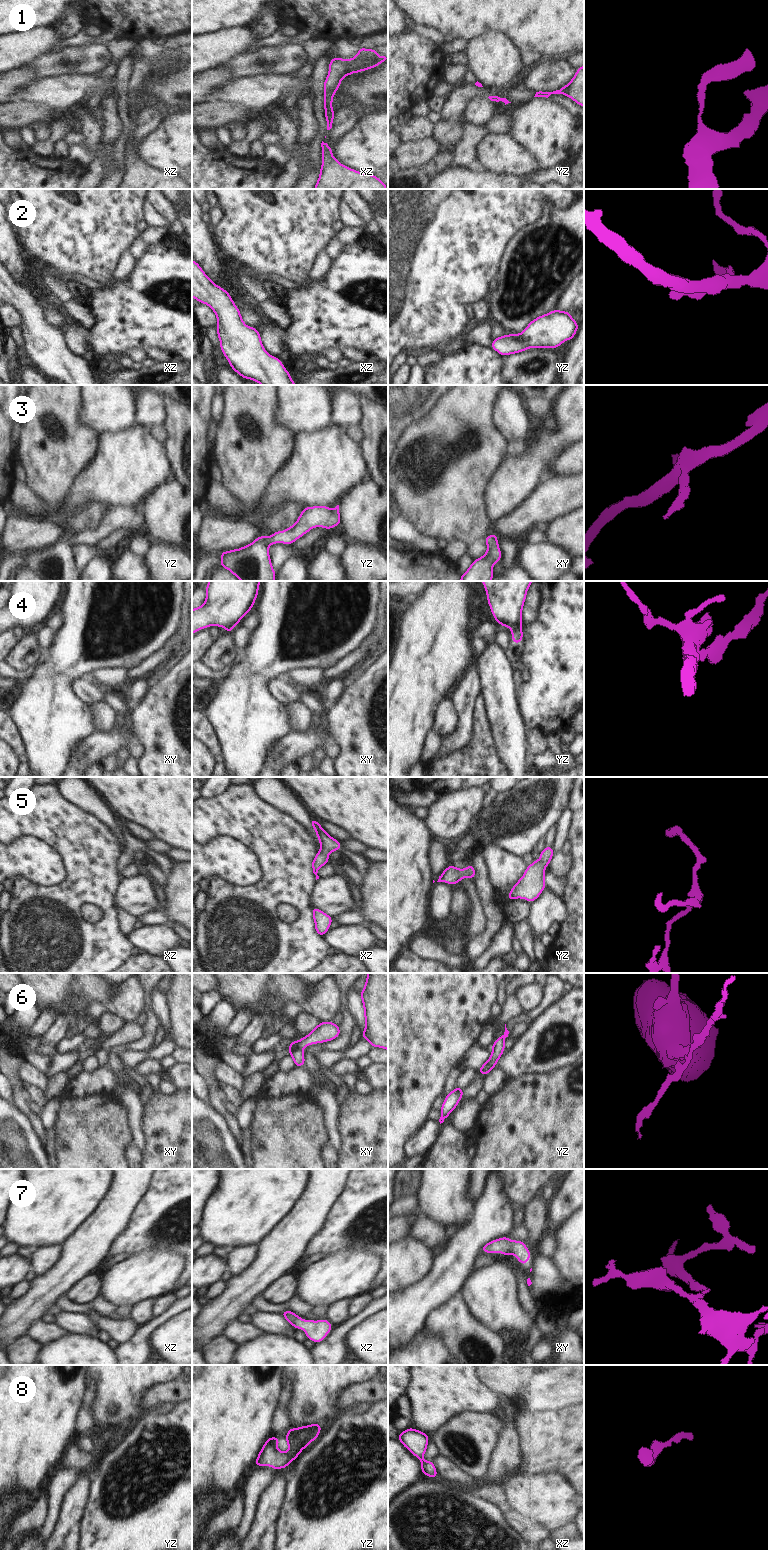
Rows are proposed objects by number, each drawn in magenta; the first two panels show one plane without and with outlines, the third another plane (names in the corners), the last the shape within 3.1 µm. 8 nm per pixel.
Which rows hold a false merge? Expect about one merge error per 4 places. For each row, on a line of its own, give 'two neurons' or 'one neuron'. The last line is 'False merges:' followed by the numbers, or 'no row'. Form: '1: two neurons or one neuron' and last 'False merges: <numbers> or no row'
1: one neuron
2: one neuron
3: one neuron
4: two neurons
5: one neuron
6: two neurons
7: one neuron
8: one neuron
False merges: 4, 6

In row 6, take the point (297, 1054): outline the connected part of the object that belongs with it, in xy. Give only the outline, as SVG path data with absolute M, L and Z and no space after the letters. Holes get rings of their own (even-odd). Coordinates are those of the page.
M292 1039L292 1043L288 1046L288 1053L293 1058L294 1067L305 1066L305 1057L302 1049L296 1046L296 1041Z

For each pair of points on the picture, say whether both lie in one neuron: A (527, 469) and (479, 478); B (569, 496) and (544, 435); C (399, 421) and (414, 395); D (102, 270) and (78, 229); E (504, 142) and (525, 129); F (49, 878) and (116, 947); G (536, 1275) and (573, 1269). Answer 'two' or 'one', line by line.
A: two
B: two
C: one
D: one
E: two
F: two
G: two

